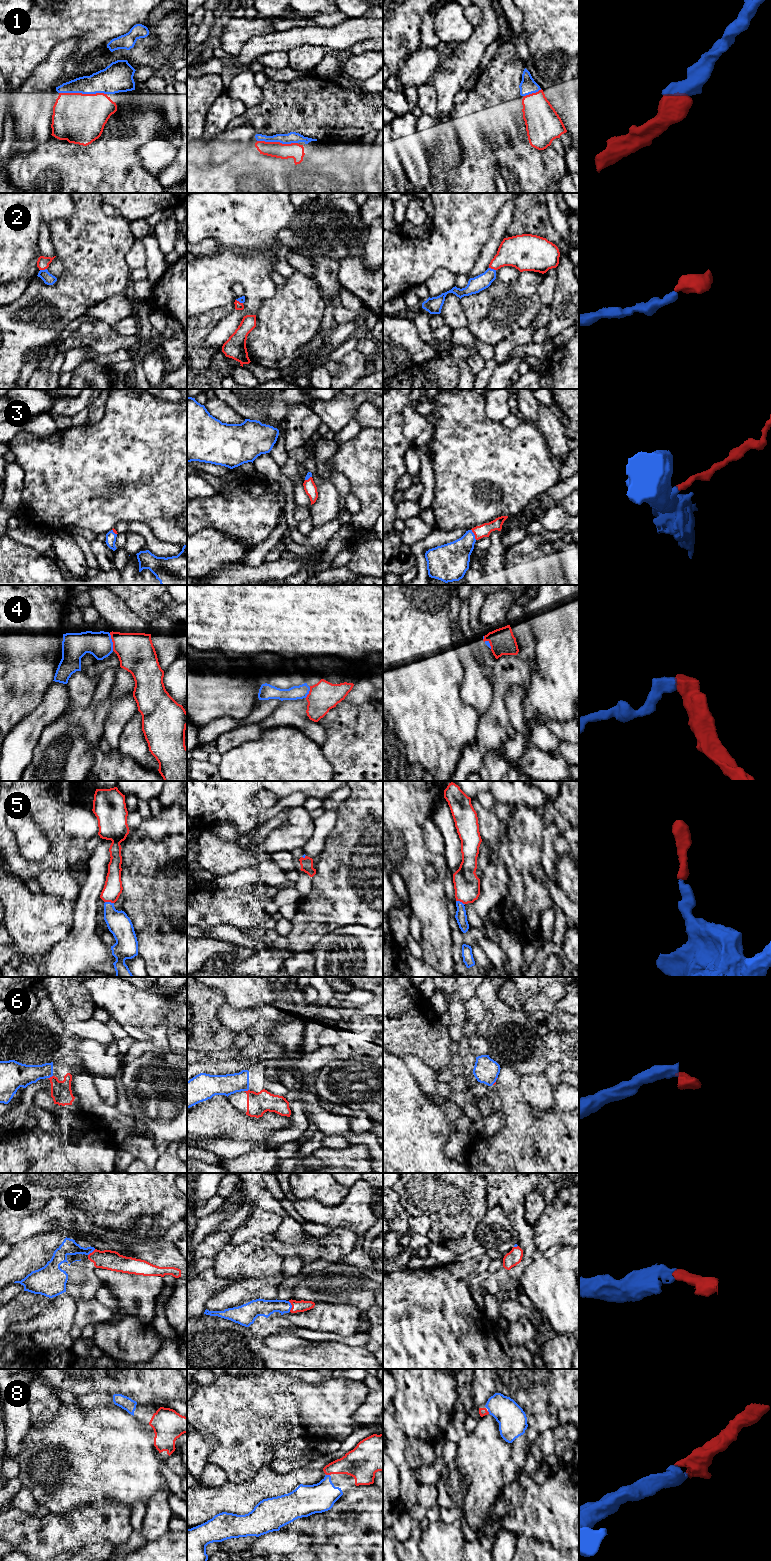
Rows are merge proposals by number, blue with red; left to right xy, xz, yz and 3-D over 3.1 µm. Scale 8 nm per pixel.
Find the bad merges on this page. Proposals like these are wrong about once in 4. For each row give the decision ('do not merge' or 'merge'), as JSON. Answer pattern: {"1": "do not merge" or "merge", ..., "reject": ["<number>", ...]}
{"1": "merge", "2": "merge", "3": "merge", "4": "do not merge", "5": "merge", "6": "do not merge", "7": "merge", "8": "merge", "reject": ["4", "6"]}

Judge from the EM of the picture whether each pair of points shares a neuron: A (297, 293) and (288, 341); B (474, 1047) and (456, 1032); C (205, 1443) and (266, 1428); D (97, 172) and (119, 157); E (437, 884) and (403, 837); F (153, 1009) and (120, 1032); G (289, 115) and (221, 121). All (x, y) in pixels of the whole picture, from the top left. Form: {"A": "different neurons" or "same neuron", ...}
{"A": "same neuron", "B": "different neurons", "C": "different neurons", "D": "same neuron", "E": "same neuron", "F": "different neurons", "G": "different neurons"}

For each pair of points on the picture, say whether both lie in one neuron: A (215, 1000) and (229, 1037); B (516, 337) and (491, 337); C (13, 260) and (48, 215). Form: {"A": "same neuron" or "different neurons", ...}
{"A": "same neuron", "B": "different neurons", "C": "same neuron"}

